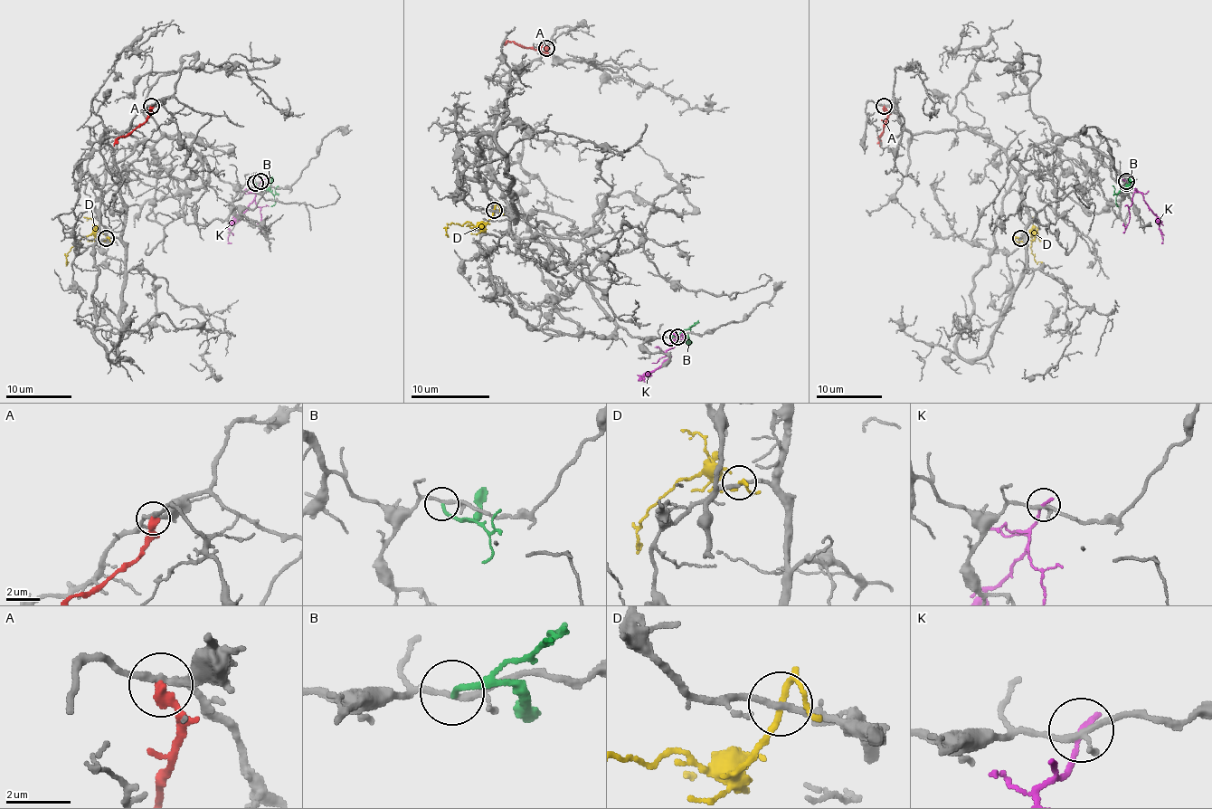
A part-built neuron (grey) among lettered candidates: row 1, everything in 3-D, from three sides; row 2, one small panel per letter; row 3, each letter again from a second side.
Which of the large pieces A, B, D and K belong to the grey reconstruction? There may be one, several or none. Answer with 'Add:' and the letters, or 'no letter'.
Add: no letter

